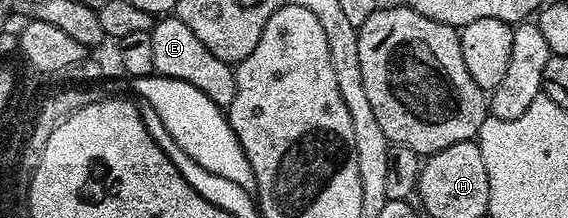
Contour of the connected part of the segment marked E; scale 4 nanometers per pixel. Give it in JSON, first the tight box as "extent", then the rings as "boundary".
{"extent":[150,16,238,108],"boundary":[[[176,16],[159,17],[150,35],[155,75],[192,84],[192,88],[204,92],[208,100],[223,108],[229,108],[238,91],[231,63],[212,56],[212,52],[208,52],[208,48],[204,48],[204,44],[200,44],[200,39],[192,33],[192,28],[188,28],[188,24],[184,24]]]}

